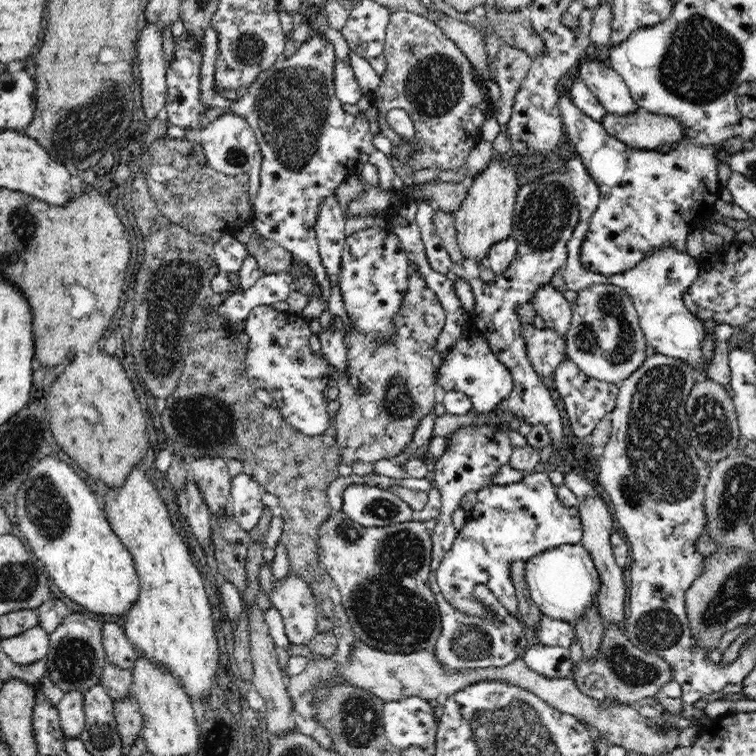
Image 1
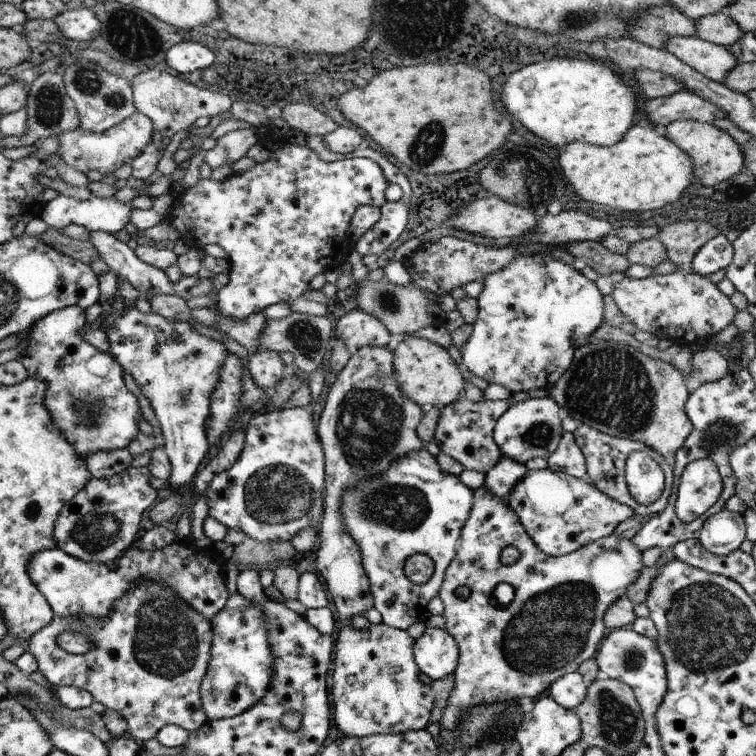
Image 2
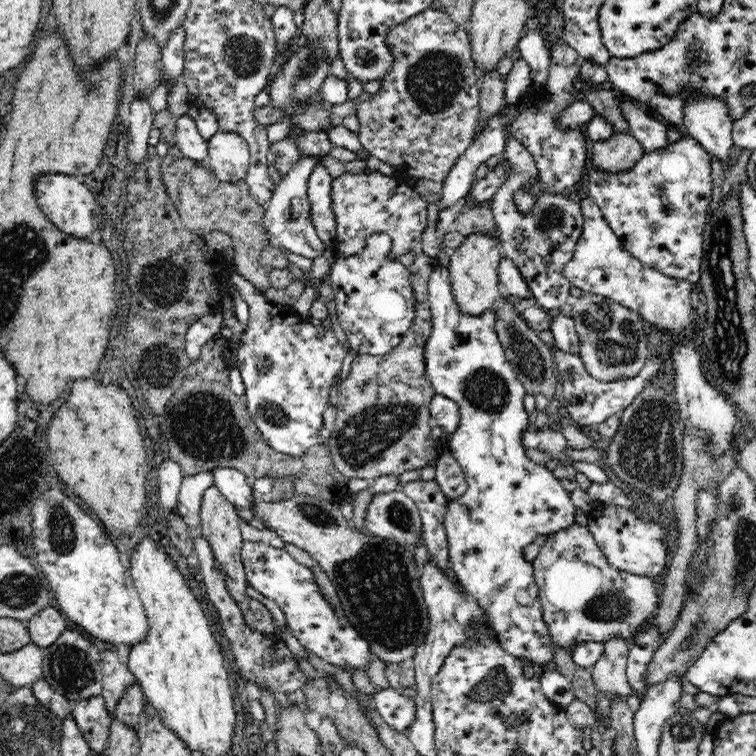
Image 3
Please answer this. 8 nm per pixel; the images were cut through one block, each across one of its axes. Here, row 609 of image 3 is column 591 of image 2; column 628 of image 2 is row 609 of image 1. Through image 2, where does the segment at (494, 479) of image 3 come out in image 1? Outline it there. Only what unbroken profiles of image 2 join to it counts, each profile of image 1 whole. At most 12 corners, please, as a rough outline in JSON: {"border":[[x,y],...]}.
{"border":[[546,471],[480,488],[437,570],[440,593],[519,618],[510,563],[583,535]]}

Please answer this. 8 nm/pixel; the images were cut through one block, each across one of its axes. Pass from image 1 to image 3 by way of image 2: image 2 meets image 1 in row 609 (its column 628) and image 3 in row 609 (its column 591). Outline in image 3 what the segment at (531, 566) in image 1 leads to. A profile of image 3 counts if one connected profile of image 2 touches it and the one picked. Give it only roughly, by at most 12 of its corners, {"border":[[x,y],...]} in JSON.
{"border":[[587,526],[532,561],[549,634],[566,653],[655,621],[660,579],[608,563]]}

